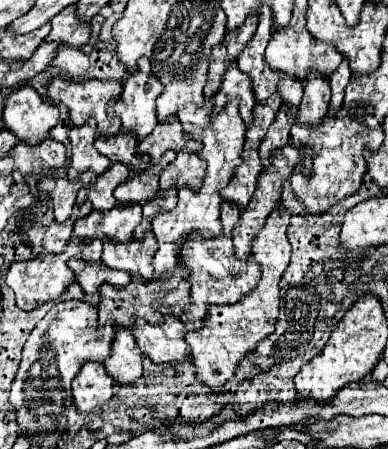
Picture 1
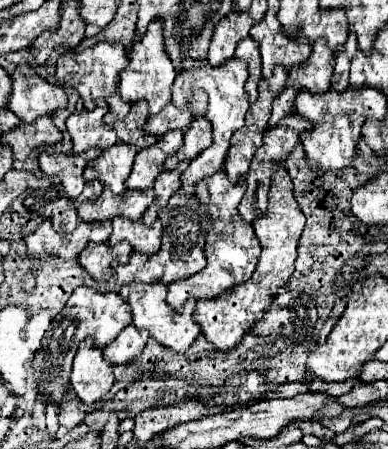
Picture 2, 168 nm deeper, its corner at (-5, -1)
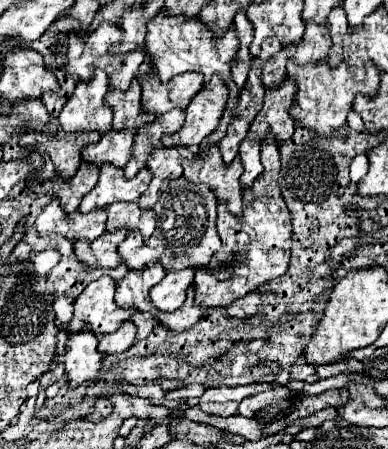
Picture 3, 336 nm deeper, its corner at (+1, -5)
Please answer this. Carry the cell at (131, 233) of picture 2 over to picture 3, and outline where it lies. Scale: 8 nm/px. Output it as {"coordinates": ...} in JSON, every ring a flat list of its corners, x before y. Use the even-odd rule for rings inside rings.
{"coordinates":[[112,203,112,207,108,207,106,229,110,233,120,227,124,227,128,231,138,231,140,215,142,215,142,211,140,211,138,203]]}

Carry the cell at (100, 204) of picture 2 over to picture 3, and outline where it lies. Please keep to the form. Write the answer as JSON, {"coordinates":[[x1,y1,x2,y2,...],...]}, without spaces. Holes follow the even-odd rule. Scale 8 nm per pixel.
{"coordinates":[[100,167,100,179,96,187,82,199,80,213,92,209,106,209,116,201,138,201,150,183,150,171,140,171,134,179,126,179,122,169]]}

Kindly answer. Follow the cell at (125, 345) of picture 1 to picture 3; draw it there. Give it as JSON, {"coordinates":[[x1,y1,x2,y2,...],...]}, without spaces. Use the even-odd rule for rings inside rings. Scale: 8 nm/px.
{"coordinates":[[126,321,120,325,118,331,104,335,98,343,98,351,102,355,120,355,128,351,136,341,136,325,132,321]]}

